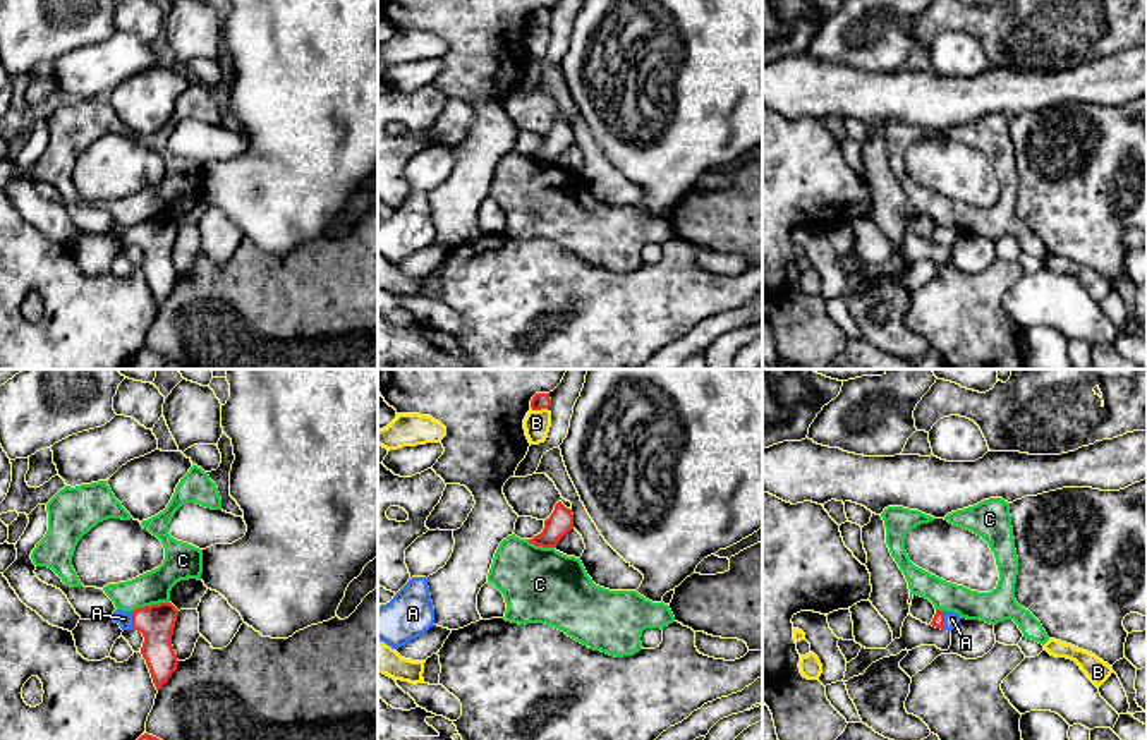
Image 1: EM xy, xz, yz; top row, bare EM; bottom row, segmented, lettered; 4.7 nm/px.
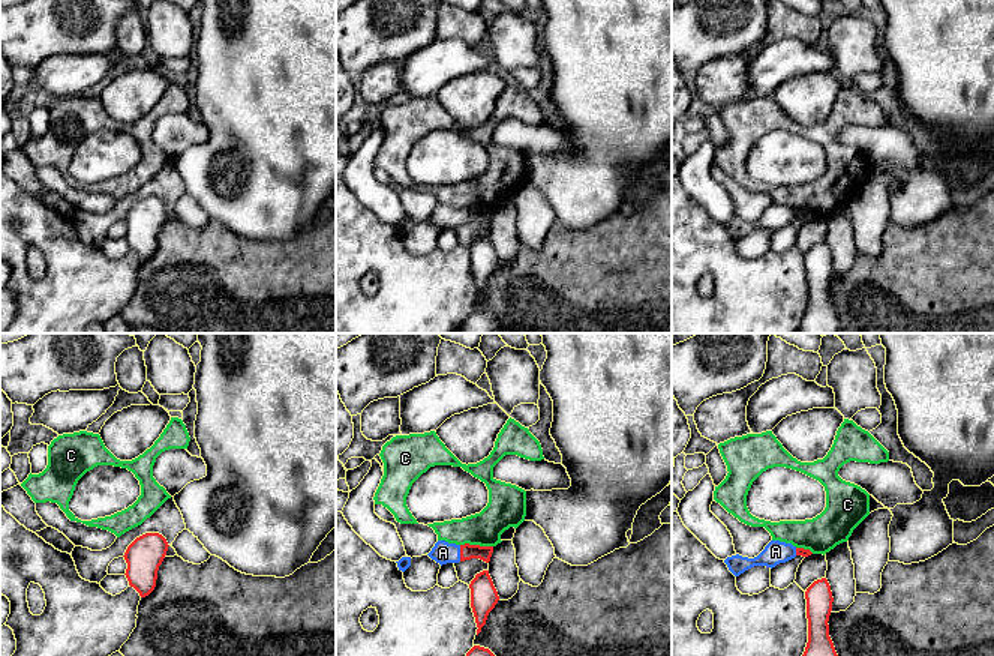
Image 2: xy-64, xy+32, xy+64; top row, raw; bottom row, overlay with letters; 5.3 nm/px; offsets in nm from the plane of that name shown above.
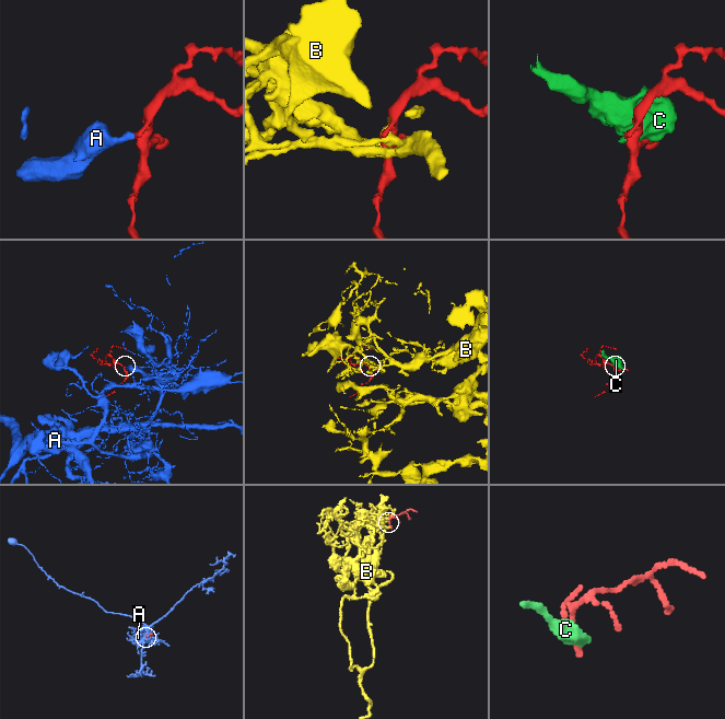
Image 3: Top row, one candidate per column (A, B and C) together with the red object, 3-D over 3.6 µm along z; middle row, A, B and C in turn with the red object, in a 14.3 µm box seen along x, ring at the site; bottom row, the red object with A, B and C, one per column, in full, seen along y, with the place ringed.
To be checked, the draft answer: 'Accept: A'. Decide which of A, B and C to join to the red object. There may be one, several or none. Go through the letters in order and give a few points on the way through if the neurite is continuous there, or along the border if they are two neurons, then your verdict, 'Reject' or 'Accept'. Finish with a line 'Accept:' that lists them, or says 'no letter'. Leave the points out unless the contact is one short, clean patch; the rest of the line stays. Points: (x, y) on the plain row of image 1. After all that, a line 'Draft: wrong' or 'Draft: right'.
A: Path across: xy (157, 237), (133, 236), (124, 234). Accept
B: Boundary: xz (531, 23), (548, 26). Reject
C: Reject
Accept: A
Draft: right

